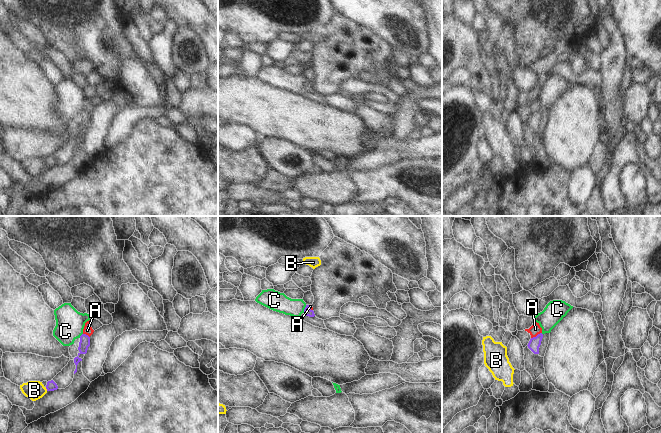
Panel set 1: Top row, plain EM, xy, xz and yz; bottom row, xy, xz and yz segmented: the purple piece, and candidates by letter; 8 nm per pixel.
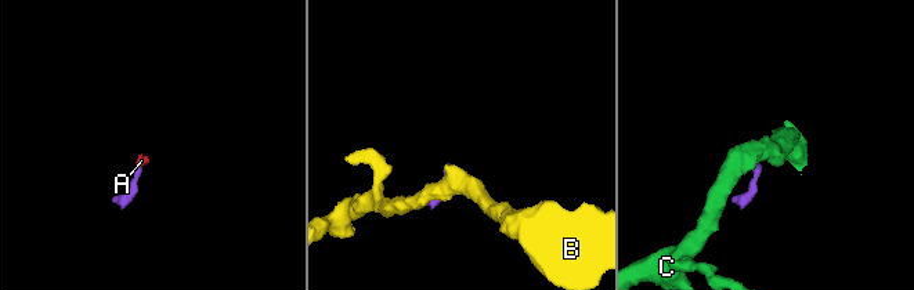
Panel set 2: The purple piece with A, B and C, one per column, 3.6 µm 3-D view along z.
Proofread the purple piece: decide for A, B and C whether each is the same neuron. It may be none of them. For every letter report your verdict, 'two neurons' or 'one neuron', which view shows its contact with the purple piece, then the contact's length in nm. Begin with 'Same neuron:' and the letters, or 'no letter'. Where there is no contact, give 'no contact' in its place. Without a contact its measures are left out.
Same neuron: A
A: one neuron; meets purple in yz; contact 100 nm long
B: two neurons; meets purple in xy; contact 40 nm long
C: two neurons; meets purple in xz; contact 70 nm long

